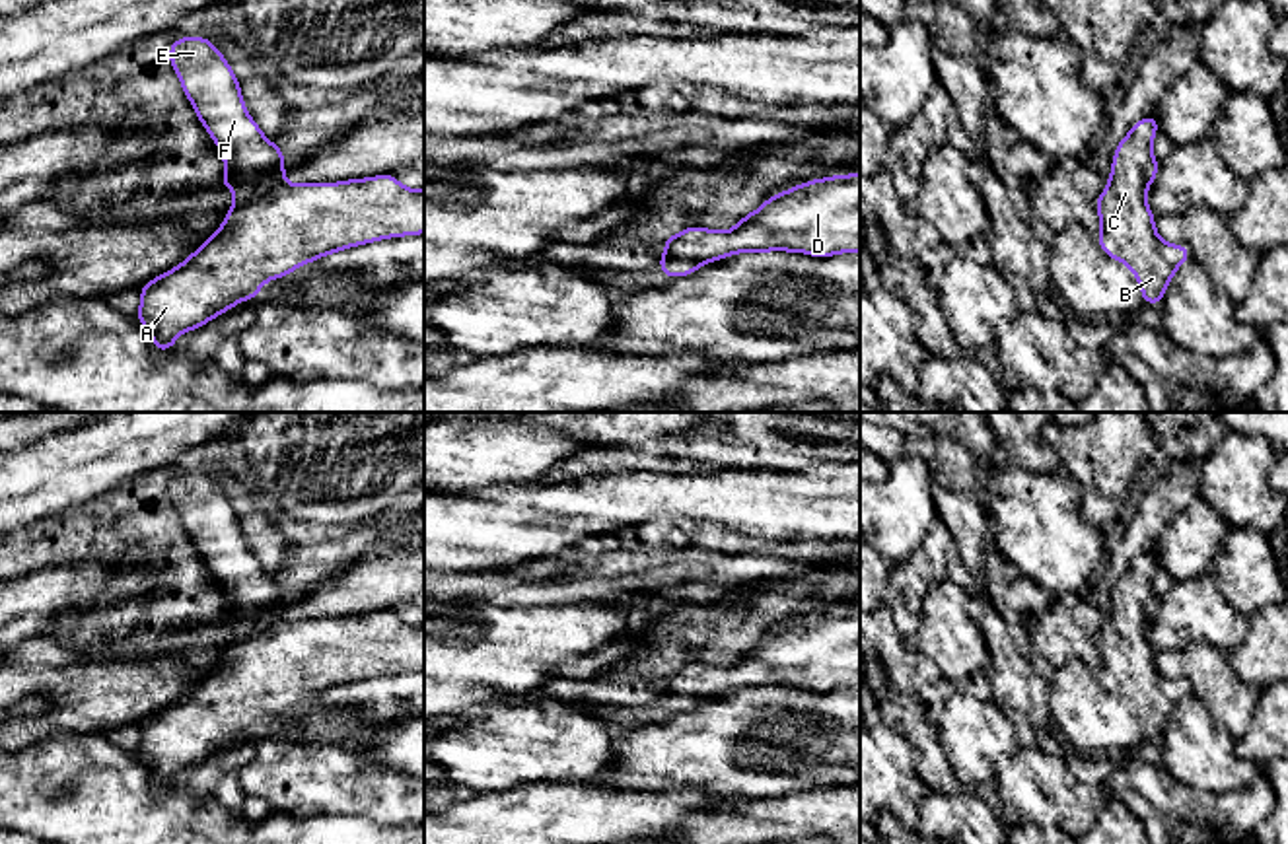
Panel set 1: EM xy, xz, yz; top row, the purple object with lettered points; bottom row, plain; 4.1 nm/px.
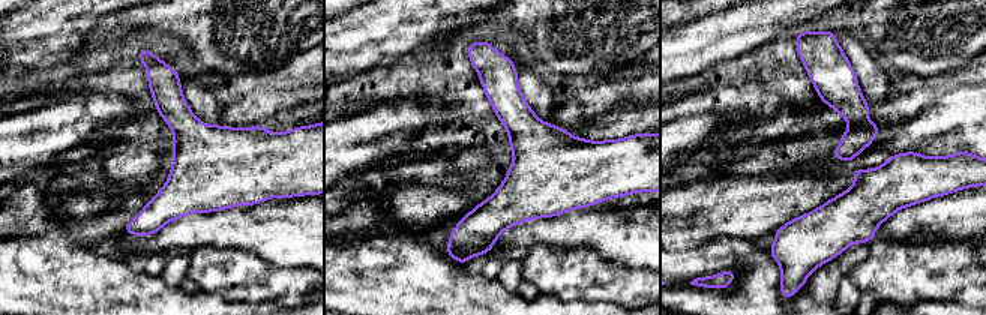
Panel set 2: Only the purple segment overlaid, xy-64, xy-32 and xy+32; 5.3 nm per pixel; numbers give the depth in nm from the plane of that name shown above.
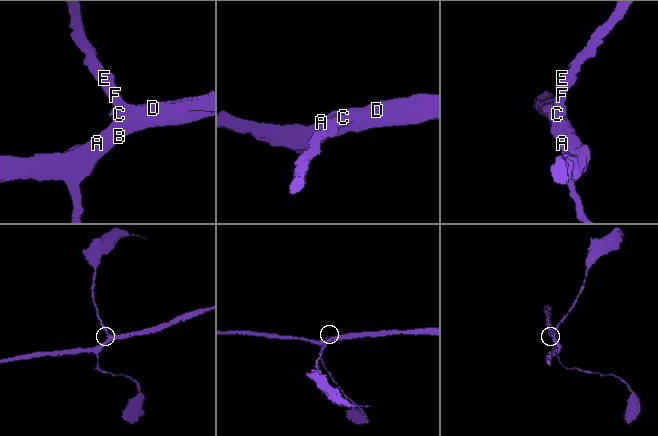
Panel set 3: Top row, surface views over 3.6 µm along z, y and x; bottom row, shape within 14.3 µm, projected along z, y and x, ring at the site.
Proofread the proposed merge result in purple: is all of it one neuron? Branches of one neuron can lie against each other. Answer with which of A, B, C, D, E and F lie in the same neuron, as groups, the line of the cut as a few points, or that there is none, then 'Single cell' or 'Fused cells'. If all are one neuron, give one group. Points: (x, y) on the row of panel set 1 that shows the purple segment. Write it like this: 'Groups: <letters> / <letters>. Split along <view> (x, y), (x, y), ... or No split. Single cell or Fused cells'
Groups: A B C D E F. No split. Single cell

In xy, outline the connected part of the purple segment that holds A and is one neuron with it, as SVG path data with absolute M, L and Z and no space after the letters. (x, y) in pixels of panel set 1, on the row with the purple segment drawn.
M177 37L167 58L197 119L222 152L226 165L218 185L230 187L235 200L224 224L195 253L138 290L140 309L134 319L158 352L171 350L181 333L200 329L241 299L255 301L265 282L284 278L305 263L379 239L424 233L424 189L405 189L395 175L286 183L286 152L247 113L239 80L214 41Z

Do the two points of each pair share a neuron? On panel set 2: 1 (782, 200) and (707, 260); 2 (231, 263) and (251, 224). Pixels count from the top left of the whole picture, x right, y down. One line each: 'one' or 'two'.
1: two
2: two

